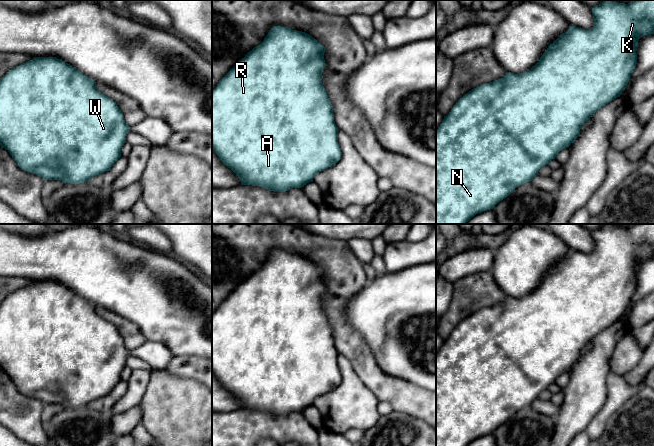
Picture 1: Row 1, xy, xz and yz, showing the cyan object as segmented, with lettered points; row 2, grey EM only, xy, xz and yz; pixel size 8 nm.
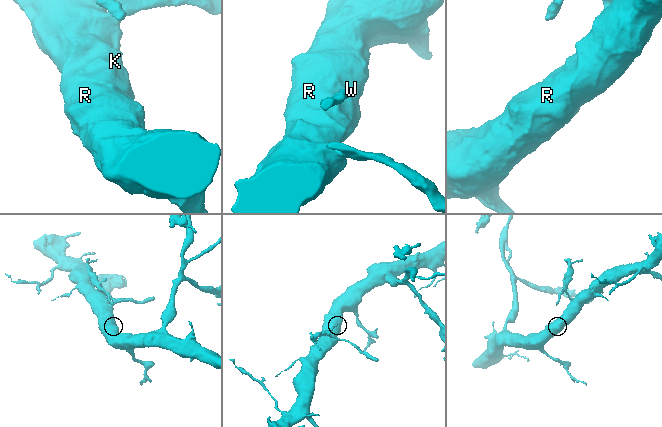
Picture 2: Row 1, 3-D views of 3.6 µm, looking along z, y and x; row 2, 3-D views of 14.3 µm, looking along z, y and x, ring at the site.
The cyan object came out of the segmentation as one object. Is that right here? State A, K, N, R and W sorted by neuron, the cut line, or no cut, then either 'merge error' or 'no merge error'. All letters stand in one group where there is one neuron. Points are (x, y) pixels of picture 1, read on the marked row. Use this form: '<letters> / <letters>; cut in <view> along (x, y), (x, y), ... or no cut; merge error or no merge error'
A K N R W; no cut; no merge error

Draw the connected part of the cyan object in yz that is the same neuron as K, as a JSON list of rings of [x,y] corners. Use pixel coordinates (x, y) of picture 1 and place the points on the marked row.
[[[604,0],[592,8],[594,25],[585,30],[571,26],[548,46],[538,62],[527,71],[515,74],[507,72],[503,78],[480,85],[466,93],[454,105],[436,130],[436,224],[467,224],[476,214],[493,209],[496,204],[509,196],[520,185],[530,182],[541,167],[547,165],[563,149],[568,148],[579,136],[582,125],[625,90],[637,64],[637,43],[644,35],[654,34],[654,0],[634,0],[631,3],[618,3]]]

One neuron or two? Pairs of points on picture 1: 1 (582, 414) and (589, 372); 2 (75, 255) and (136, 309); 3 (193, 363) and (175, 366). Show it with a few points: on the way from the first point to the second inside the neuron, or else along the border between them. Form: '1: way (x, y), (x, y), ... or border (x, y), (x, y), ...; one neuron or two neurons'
1: way (582, 404), (588, 382); one neuron
2: way (90, 263), (121, 294); one neuron
3: way (189, 366), (179, 366); one neuron

